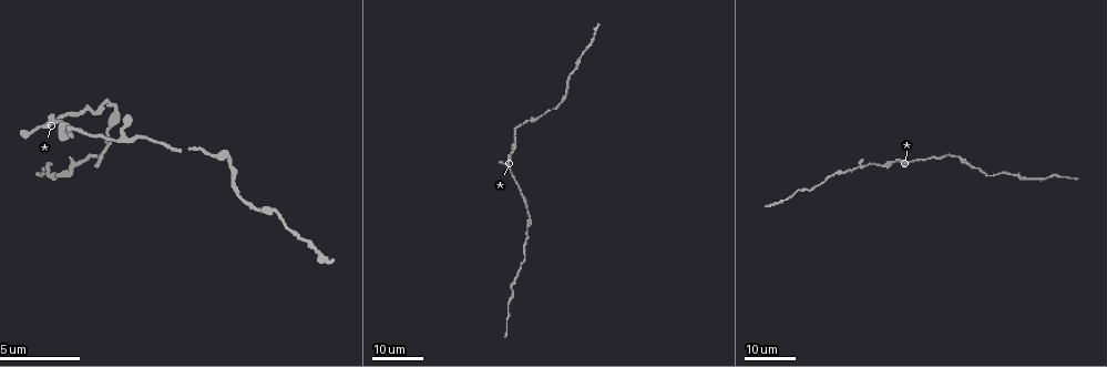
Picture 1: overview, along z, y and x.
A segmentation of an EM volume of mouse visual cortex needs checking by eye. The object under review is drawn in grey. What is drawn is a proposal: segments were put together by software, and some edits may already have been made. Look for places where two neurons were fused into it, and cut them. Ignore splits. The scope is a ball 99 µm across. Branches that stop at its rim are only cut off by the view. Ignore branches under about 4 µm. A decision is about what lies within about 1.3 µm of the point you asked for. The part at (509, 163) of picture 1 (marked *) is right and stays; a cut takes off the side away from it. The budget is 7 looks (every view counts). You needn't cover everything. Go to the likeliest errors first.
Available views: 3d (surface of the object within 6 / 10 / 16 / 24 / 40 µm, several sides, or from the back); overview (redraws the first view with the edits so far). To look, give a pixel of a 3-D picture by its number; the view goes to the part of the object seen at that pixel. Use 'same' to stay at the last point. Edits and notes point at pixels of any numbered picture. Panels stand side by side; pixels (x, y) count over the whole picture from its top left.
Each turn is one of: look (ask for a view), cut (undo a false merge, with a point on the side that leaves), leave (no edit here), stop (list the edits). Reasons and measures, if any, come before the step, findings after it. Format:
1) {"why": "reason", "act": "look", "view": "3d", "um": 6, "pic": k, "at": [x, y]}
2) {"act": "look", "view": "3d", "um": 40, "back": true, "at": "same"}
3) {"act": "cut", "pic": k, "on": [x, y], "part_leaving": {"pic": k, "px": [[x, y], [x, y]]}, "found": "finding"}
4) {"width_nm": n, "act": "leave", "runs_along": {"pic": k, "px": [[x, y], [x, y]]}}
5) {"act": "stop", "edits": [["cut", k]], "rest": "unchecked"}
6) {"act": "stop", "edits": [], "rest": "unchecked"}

{"why": "thick turns thin", "act": "look", "view": "3d", "um": 24, "pic": 1, "at": [526, 122]}

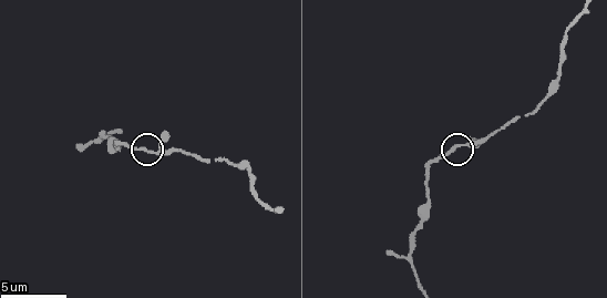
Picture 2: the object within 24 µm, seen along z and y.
{"act": "look", "view": "3d", "um": 10, "pic": 2, "at": [147, 148]}

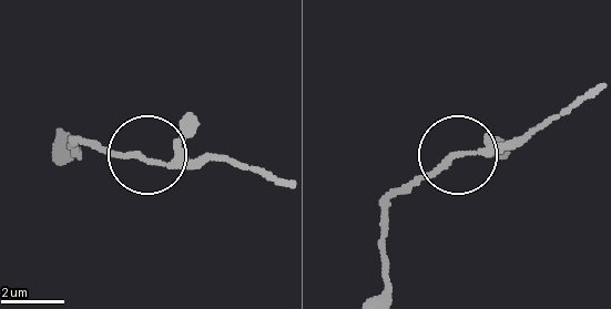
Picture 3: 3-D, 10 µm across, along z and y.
{"act": "leave", "runs_along": {"pic": 3, "px": [[64, 136], [78, 150], [70, 142], [173, 166], [219, 158]]}, "found": "all the same neuron"}

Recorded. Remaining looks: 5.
{"why": "sudden change in width", "act": "look", "view": "3d", "um": 16, "pic": 1, "at": [77, 162]}

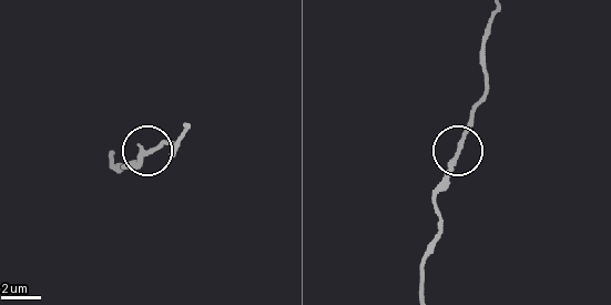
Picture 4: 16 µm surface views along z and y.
{"act": "look", "view": "3d", "um": 6, "pic": 4, "at": [457, 154]}

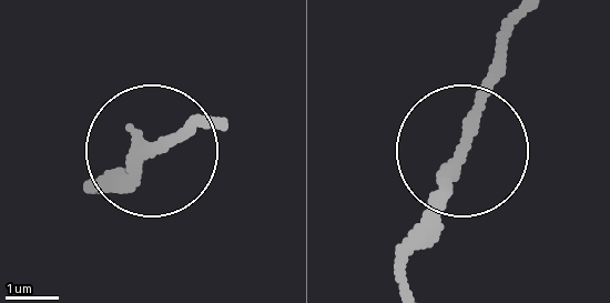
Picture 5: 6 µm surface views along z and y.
{"act": "leave", "found": "all the same neuron"}

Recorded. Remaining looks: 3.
{"why": "thick turns thin", "act": "look", "view": "3d", "um": 16, "pic": 2, "at": [426, 200]}

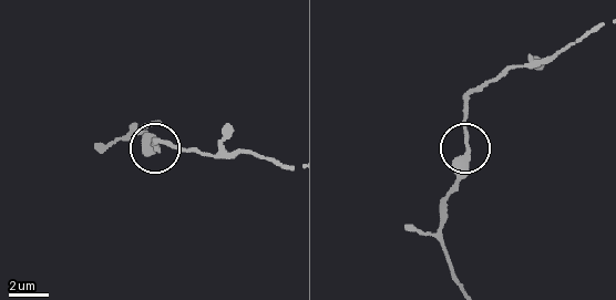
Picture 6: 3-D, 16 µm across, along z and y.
{"act": "look", "view": "3d", "um": 16, "back": true, "pic": 6, "at": [156, 148]}

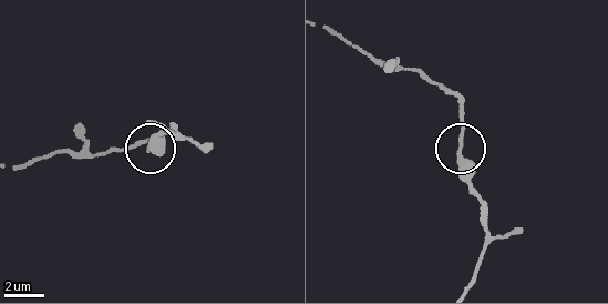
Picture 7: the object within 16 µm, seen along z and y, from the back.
{"width_nm": 310, "act": "leave", "found": "continuous, no second neuron"}

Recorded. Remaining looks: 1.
{"act": "stop", "edits": [], "rest": "unchecked"}

